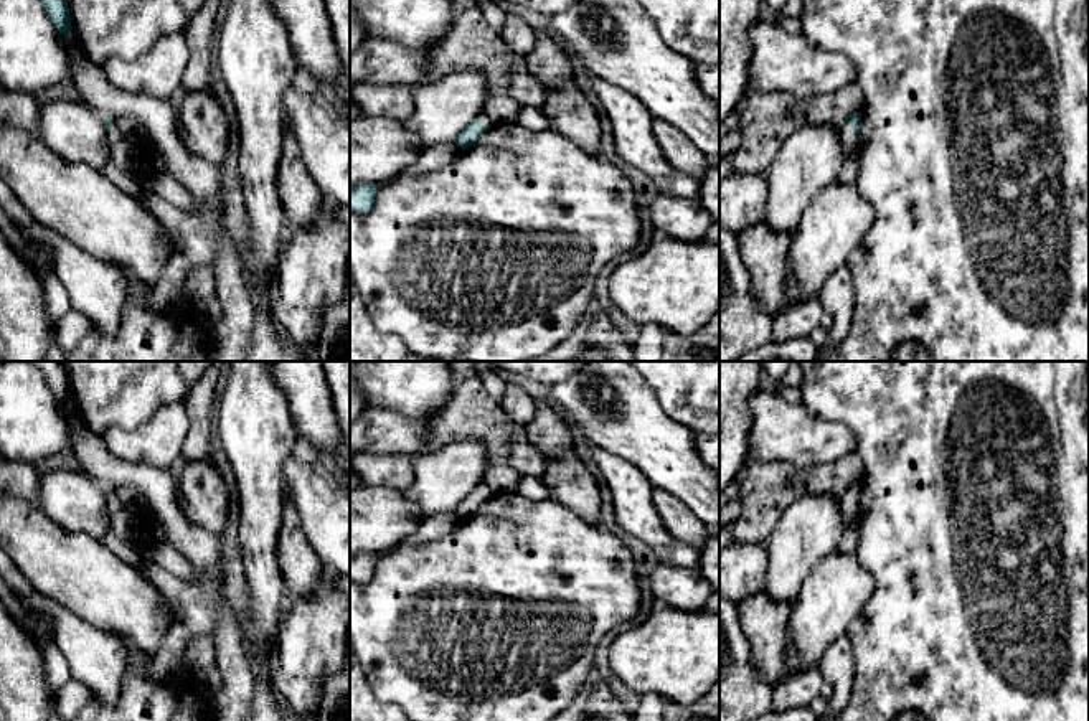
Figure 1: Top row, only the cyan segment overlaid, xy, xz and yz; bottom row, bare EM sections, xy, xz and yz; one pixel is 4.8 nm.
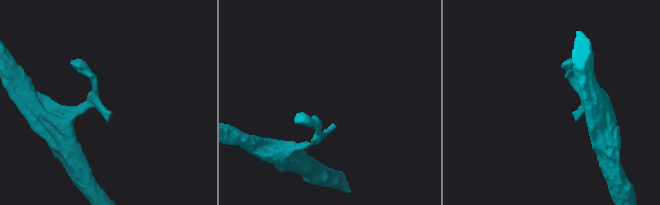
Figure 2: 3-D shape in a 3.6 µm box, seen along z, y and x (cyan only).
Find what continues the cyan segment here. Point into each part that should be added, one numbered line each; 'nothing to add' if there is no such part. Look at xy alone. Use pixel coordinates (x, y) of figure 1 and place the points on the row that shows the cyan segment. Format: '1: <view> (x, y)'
nothing to add

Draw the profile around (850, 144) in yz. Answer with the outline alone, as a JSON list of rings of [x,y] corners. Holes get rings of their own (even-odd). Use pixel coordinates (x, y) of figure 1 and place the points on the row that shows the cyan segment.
[[[843,125],[840,130],[843,162],[851,160],[860,152],[860,139],[850,125]]]

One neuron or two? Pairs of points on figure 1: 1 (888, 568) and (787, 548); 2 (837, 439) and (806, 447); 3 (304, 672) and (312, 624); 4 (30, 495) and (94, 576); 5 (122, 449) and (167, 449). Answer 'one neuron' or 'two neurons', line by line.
1: two neurons
2: one neuron
3: one neuron
4: two neurons
5: one neuron

